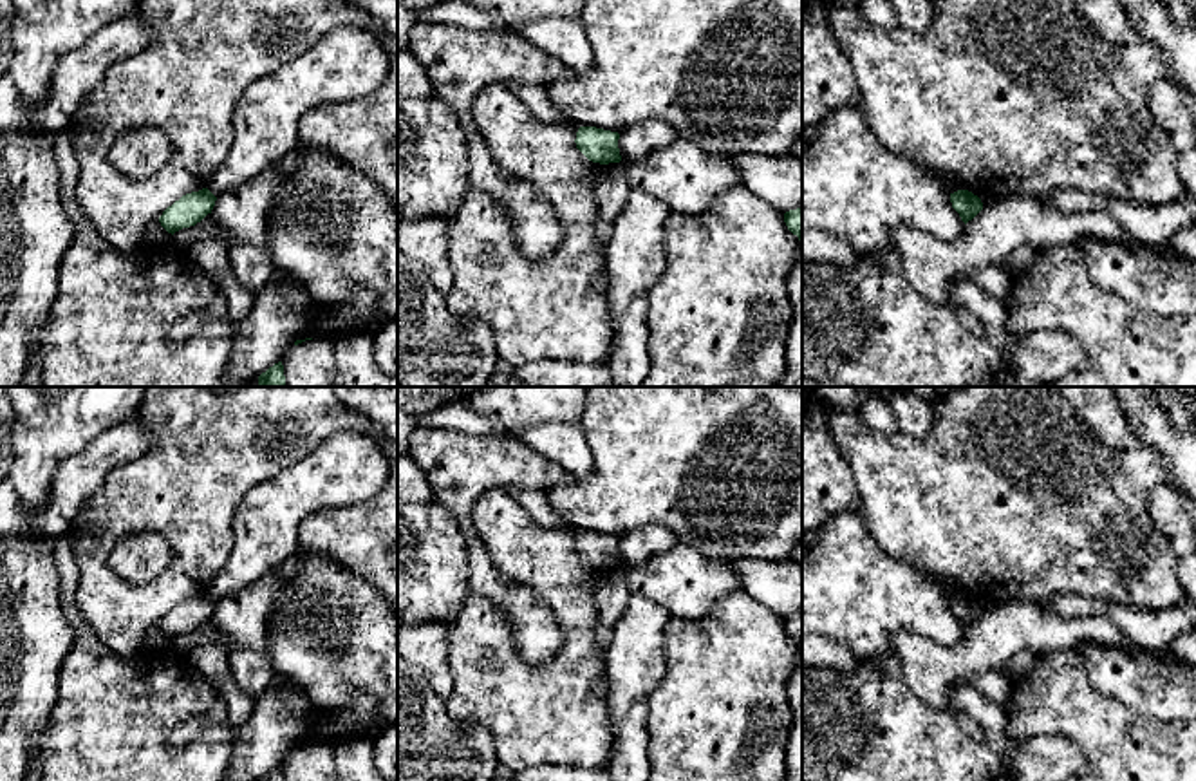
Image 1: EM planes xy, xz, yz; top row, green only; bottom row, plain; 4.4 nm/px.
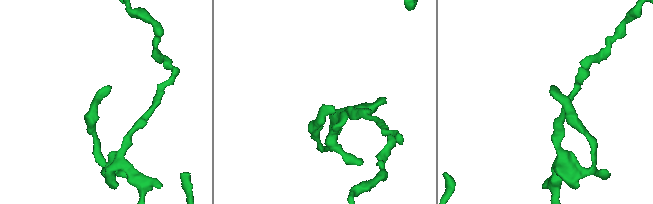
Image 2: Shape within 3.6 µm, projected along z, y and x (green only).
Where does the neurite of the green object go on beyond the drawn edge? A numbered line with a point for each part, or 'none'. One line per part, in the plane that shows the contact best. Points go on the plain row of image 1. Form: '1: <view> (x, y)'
none

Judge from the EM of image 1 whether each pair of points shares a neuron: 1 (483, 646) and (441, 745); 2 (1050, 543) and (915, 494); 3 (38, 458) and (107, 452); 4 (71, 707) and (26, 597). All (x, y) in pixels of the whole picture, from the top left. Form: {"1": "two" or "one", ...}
{"1": "two", "2": "one", "3": "two", "4": "two"}

